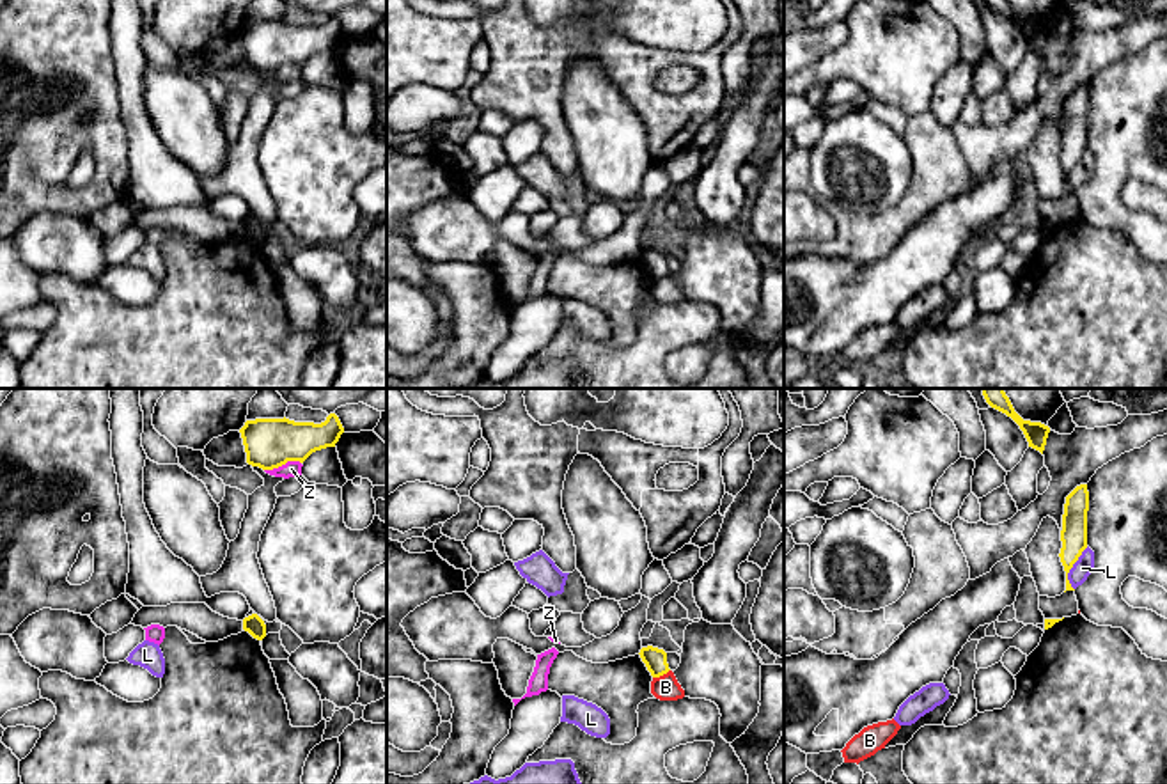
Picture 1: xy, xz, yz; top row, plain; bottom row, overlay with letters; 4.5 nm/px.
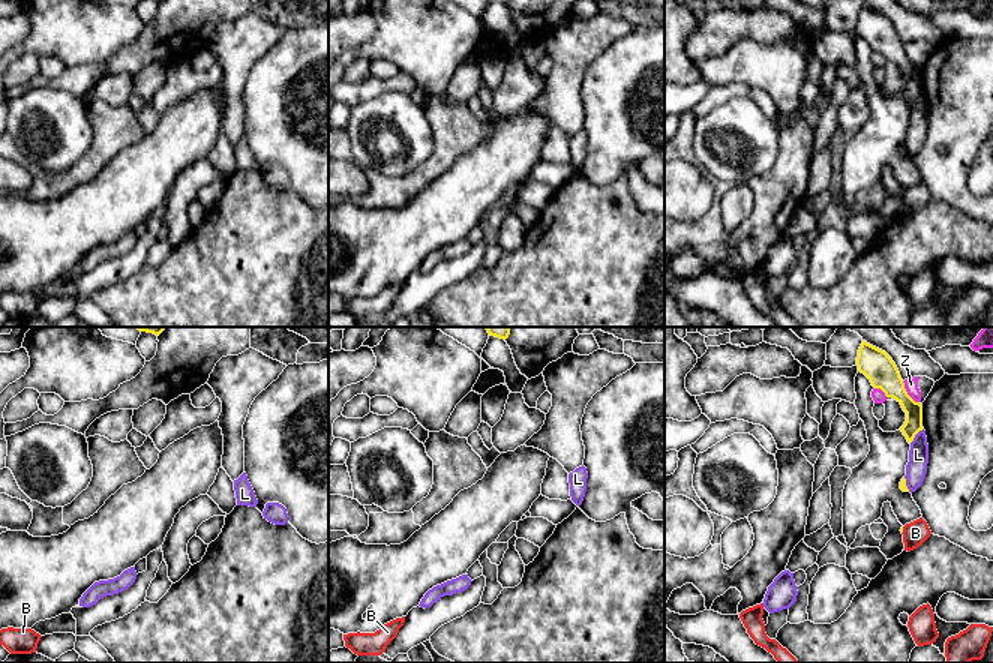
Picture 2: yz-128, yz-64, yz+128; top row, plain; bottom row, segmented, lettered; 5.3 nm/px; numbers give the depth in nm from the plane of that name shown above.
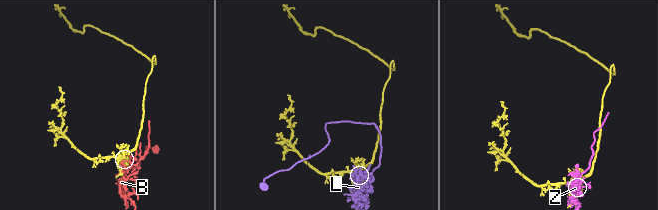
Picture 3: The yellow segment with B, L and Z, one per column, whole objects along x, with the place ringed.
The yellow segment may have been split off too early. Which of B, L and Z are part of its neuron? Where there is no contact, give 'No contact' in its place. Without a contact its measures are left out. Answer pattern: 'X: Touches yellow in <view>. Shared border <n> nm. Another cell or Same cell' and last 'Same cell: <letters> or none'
B: Touches yellow in xz. Shared border 90 nm. Another cell
L: Touches yellow in yz. Shared border 220 nm. Another cell
Z: Touches yellow in xy. Shared border 170 nm. Another cell
Same cell: none

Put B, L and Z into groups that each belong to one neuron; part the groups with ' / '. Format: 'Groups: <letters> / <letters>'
Groups: B / L / Z

